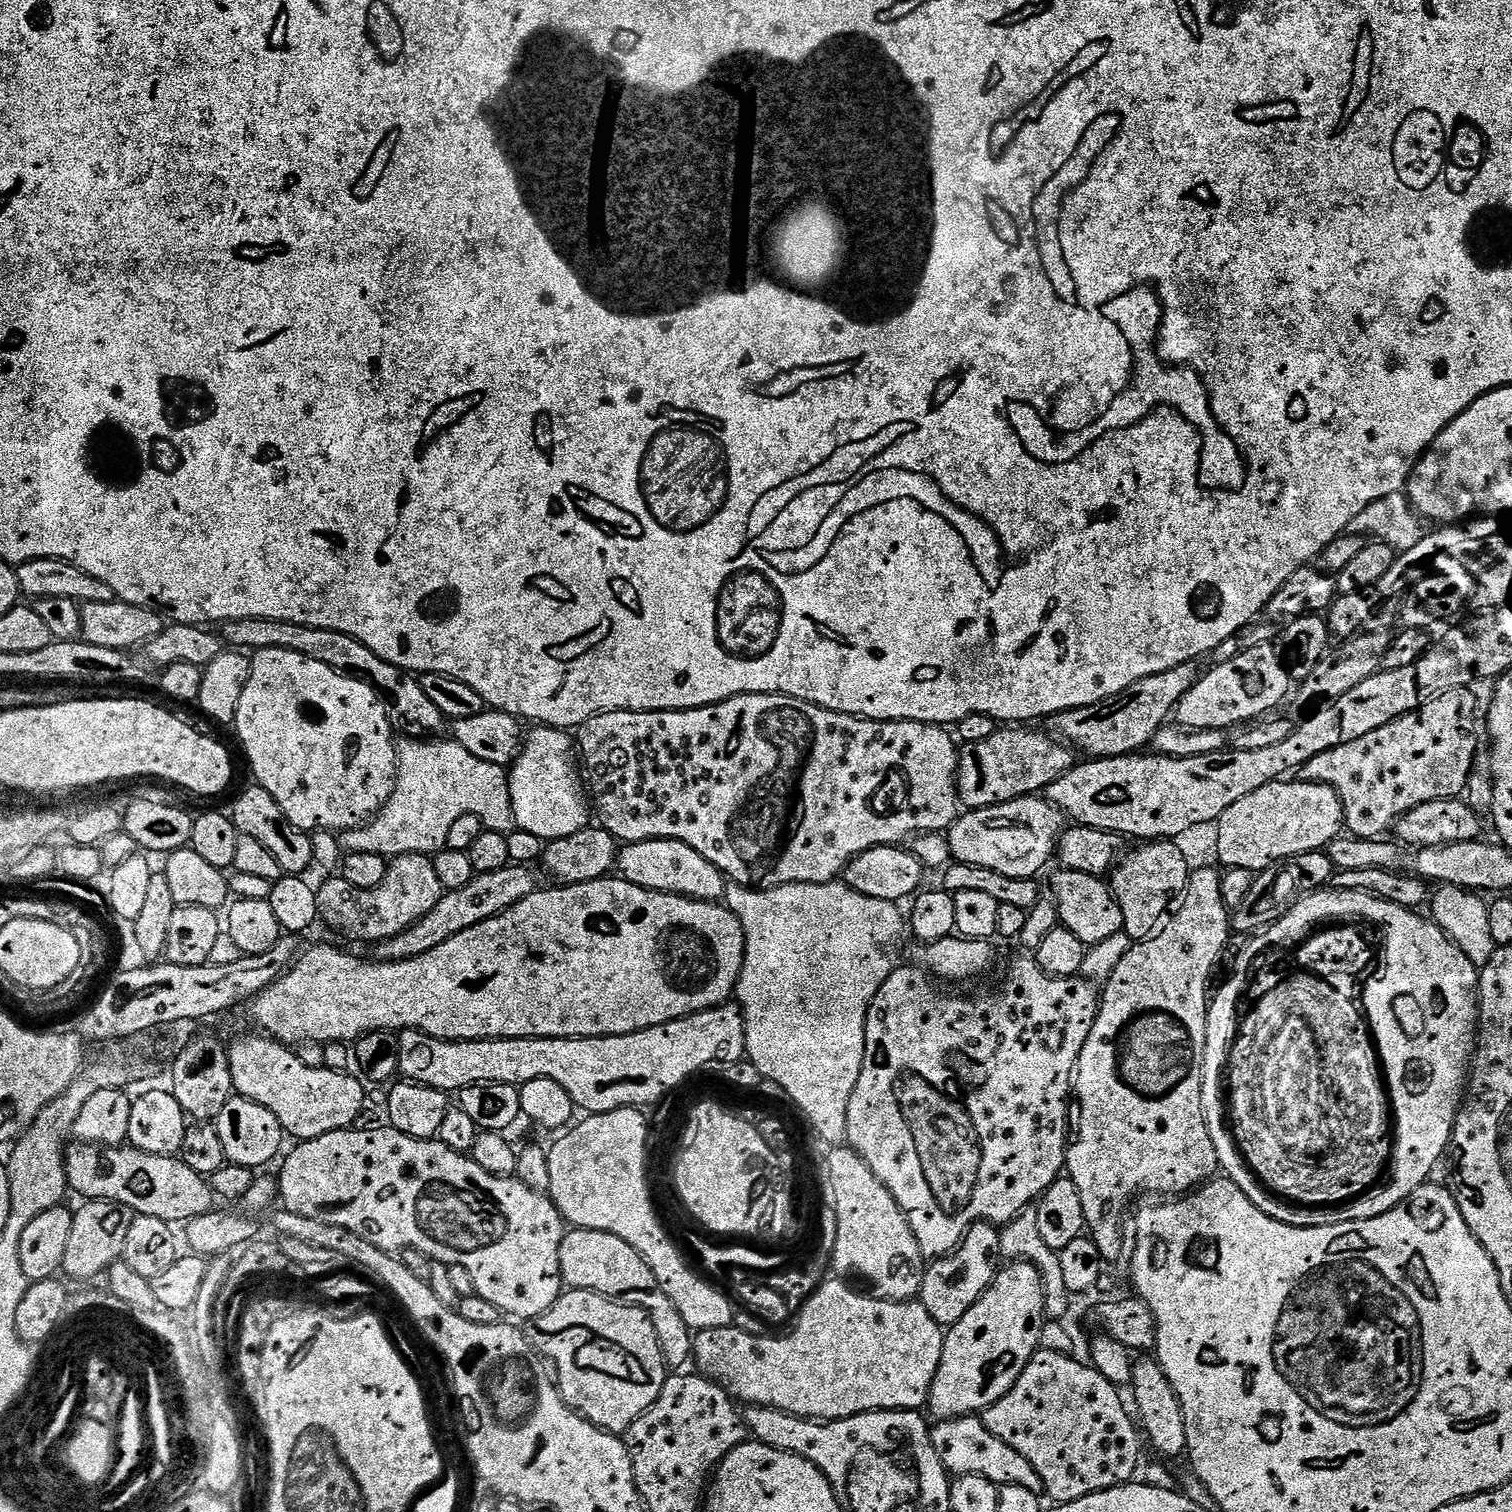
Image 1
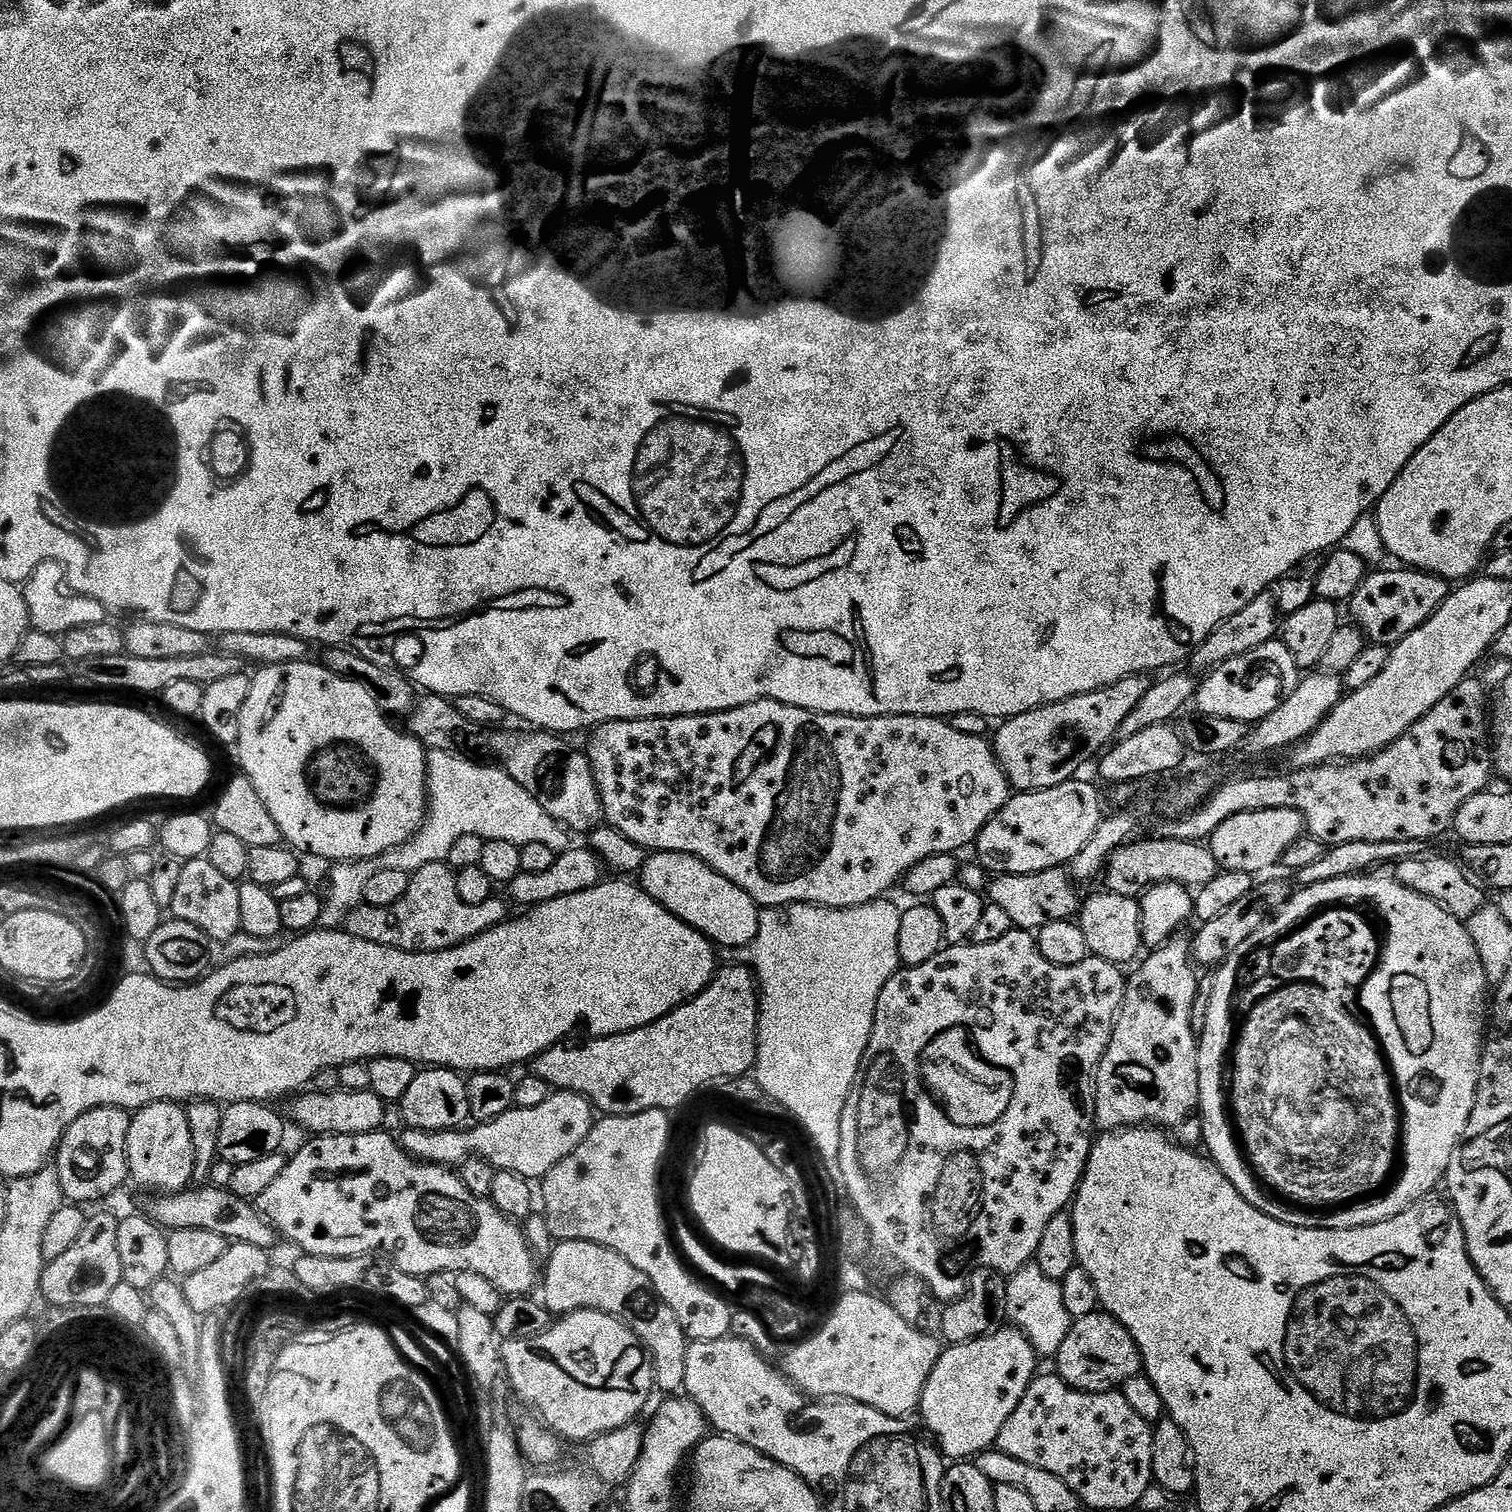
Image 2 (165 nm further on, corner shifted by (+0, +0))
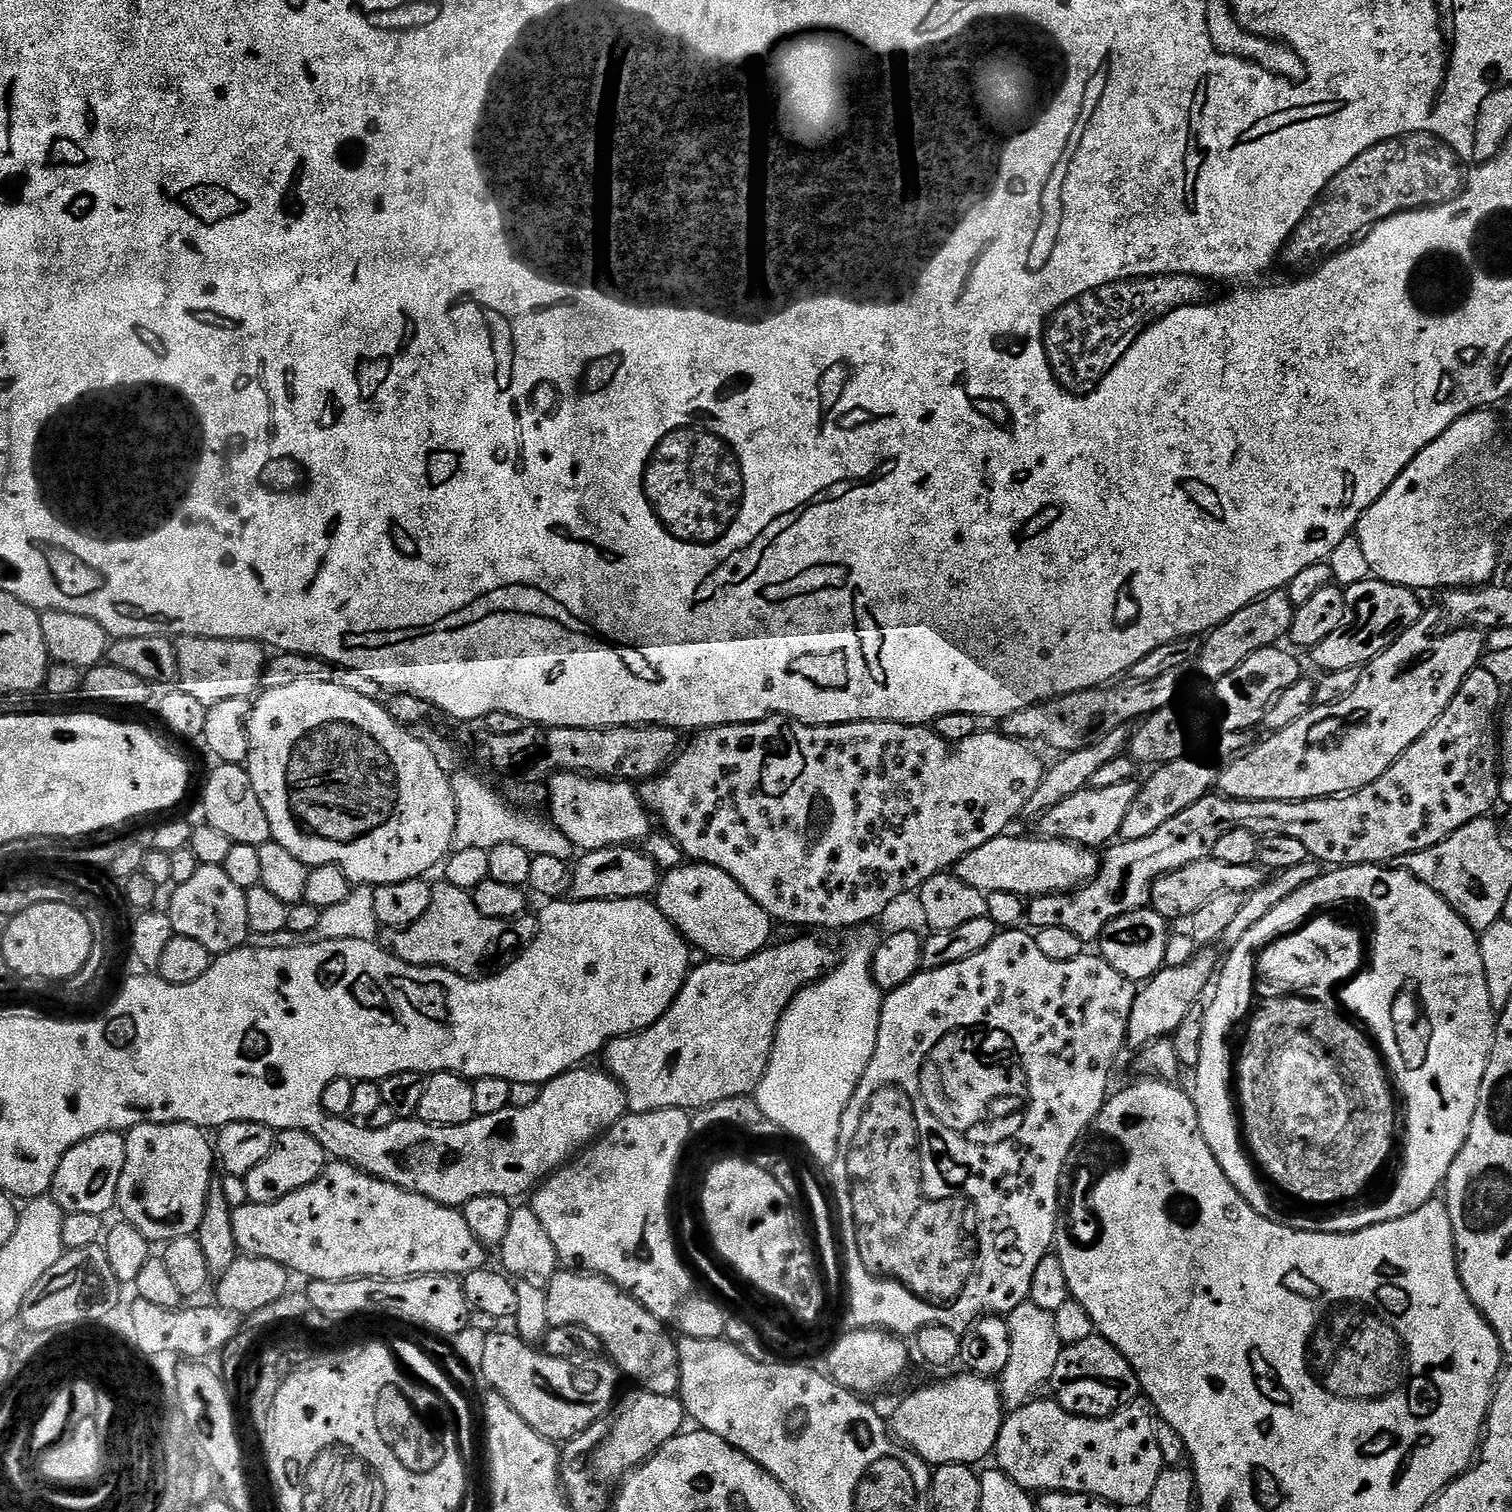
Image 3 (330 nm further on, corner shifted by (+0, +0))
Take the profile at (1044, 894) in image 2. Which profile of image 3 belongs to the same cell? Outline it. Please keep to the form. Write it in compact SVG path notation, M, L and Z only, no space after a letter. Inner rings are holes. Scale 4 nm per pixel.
M1481 666L1476 667L1464 679L1458 694L1454 694L1450 706L1446 706L1438 722L1434 722L1434 726L1430 726L1430 730L1426 730L1418 742L1411 744L1398 758L1398 762L1394 762L1390 770L1382 774L1382 778L1346 796L1327 796L1321 800L1239 800L1223 794L1206 795L1163 823L1158 830L1154 830L1154 834L1113 843L1105 851L1109 852L1103 853L1096 877L1089 884L1083 884L1074 892L1051 892L1048 896L1029 899L1026 904L1027 923L1032 923L1031 927L1036 930L1058 926L1061 930L1070 930L1070 934L1078 934L1078 938L1085 942L1099 941L1106 926L1114 922L1114 918L1122 918L1122 914L1130 914L1151 905L1152 887L1158 878L1174 870L1182 870L1182 866L1190 866L1190 862L1209 859L1214 846L1218 846L1218 841L1230 834L1230 830L1246 830L1257 838L1270 834L1286 834L1286 838L1298 838L1298 842L1306 846L1309 857L1324 866L1388 866L1403 861L1405 856L1418 850L1430 850L1430 846L1438 846L1438 842L1450 838L1450 834L1474 822L1479 816L1488 816L1491 808L1500 800L1500 692L1502 685L1498 679Z

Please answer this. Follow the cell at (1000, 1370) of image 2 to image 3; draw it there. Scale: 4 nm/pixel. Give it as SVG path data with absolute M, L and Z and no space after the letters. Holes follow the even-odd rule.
M963 1374L964 1376L952 1376L949 1380L940 1380L937 1384L928 1384L925 1388L920 1388L917 1392L912 1392L900 1405L896 1408L896 1413L890 1416L890 1431L897 1440L906 1448L918 1453L922 1459L929 1464L929 1466L939 1466L941 1464L966 1464L969 1466L979 1465L979 1460L984 1460L993 1455L996 1451L996 1443L998 1442L998 1434L1000 1427L1004 1425L1004 1417L1006 1409L1004 1407L1004 1400L1000 1397L1000 1390L995 1379L987 1376L973 1376L971 1374Z

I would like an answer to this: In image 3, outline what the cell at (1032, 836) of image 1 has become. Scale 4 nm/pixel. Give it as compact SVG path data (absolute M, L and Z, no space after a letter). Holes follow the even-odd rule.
M1122 782L1122 786L1106 786L1106 790L1083 788L1078 794L1066 798L1066 802L1058 802L1058 806L1035 817L1035 835L1045 840L1069 840L1072 844L1093 850L1099 849L1099 844L1111 845L1120 836L1122 822L1126 820L1137 791L1137 785L1133 782Z

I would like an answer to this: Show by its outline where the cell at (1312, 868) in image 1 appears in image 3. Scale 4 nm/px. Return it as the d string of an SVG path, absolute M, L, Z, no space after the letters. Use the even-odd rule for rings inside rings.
M1197 951L1196 957L1186 966L1161 968L1137 991L1134 998L1134 1010L1130 1010L1130 1022L1128 1023L1126 1044L1129 1049L1143 1050L1148 1045L1156 1043L1157 1040L1171 1037L1178 1030L1183 1018L1190 1013L1190 1008L1195 1003L1201 1002L1203 992L1209 991L1217 975L1218 960L1216 964L1216 956L1212 952L1215 951Z

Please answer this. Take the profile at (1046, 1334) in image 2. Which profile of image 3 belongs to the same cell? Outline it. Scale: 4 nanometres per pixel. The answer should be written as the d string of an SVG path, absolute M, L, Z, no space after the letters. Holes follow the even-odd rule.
M1031 1302L1023 1304L1008 1313L1006 1319L1010 1338L1010 1362L1006 1362L1006 1370L998 1377L998 1387L1005 1409L1011 1410L1027 1404L1039 1393L1036 1391L1043 1384L1045 1387L1051 1381L1062 1345L1052 1313L1042 1310L1042 1306Z

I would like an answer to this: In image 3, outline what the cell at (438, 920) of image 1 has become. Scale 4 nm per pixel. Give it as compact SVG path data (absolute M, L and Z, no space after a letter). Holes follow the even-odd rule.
M636 846L603 848L585 852L579 858L572 869L570 896L574 900L643 900L651 897L660 884L661 870Z

